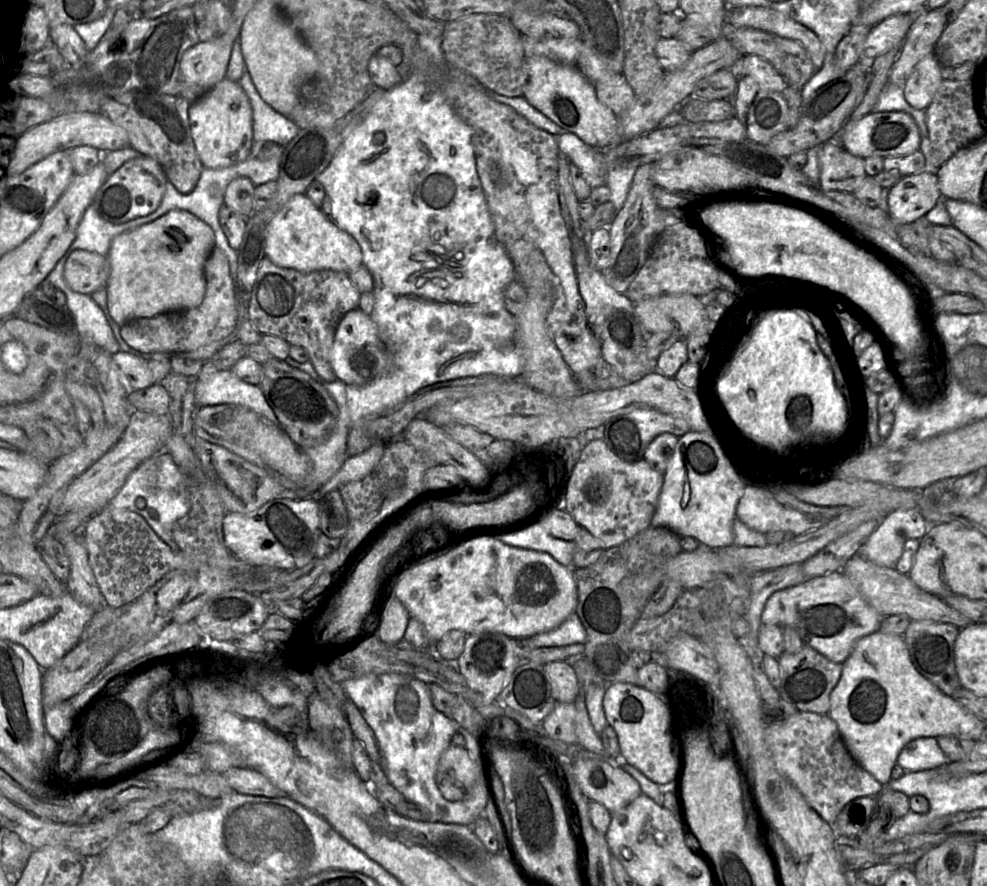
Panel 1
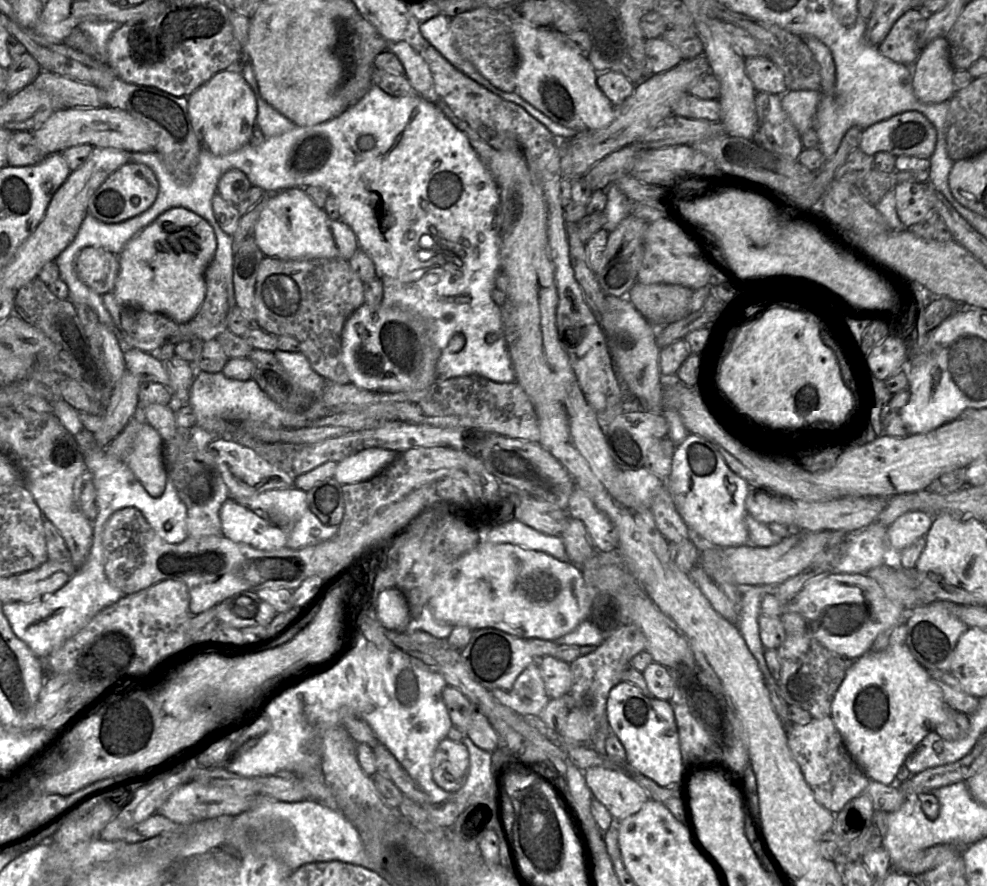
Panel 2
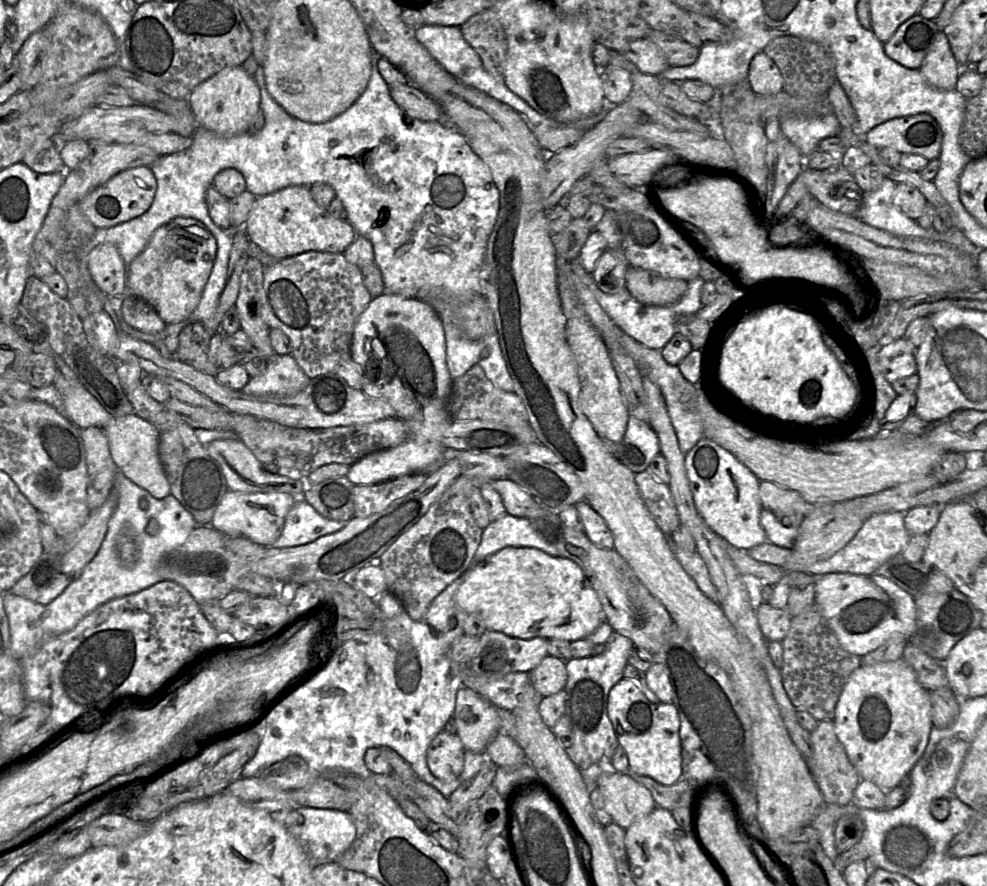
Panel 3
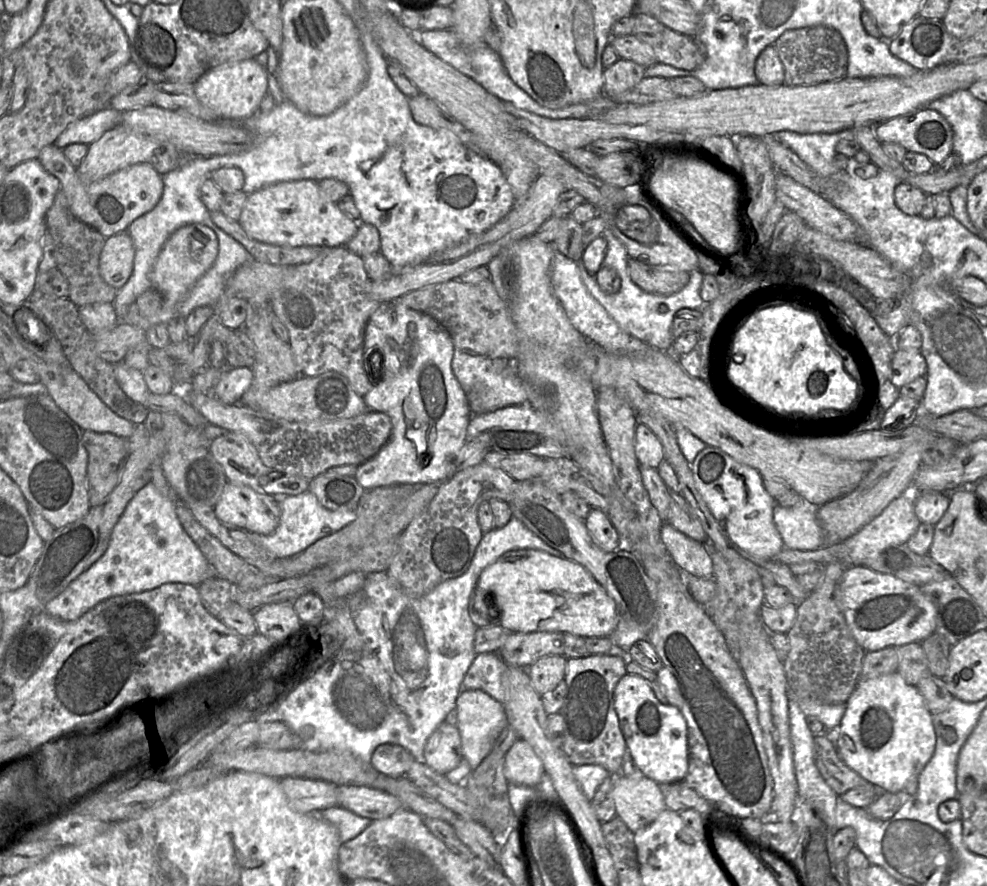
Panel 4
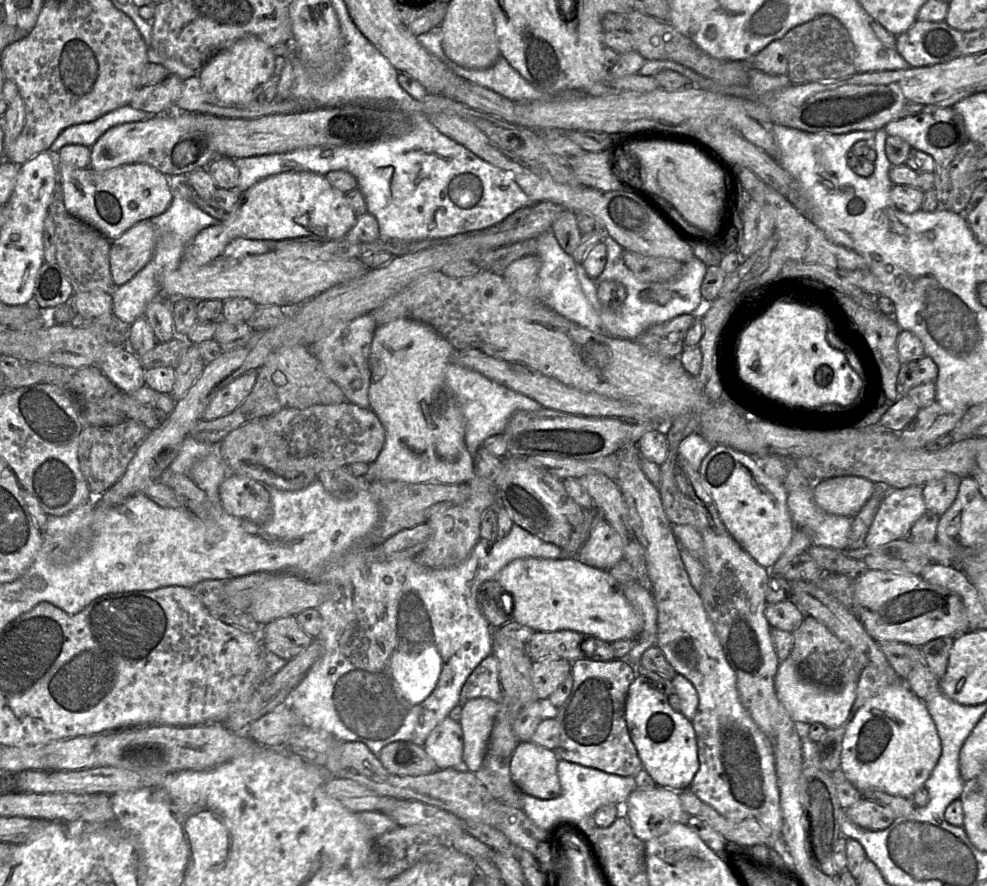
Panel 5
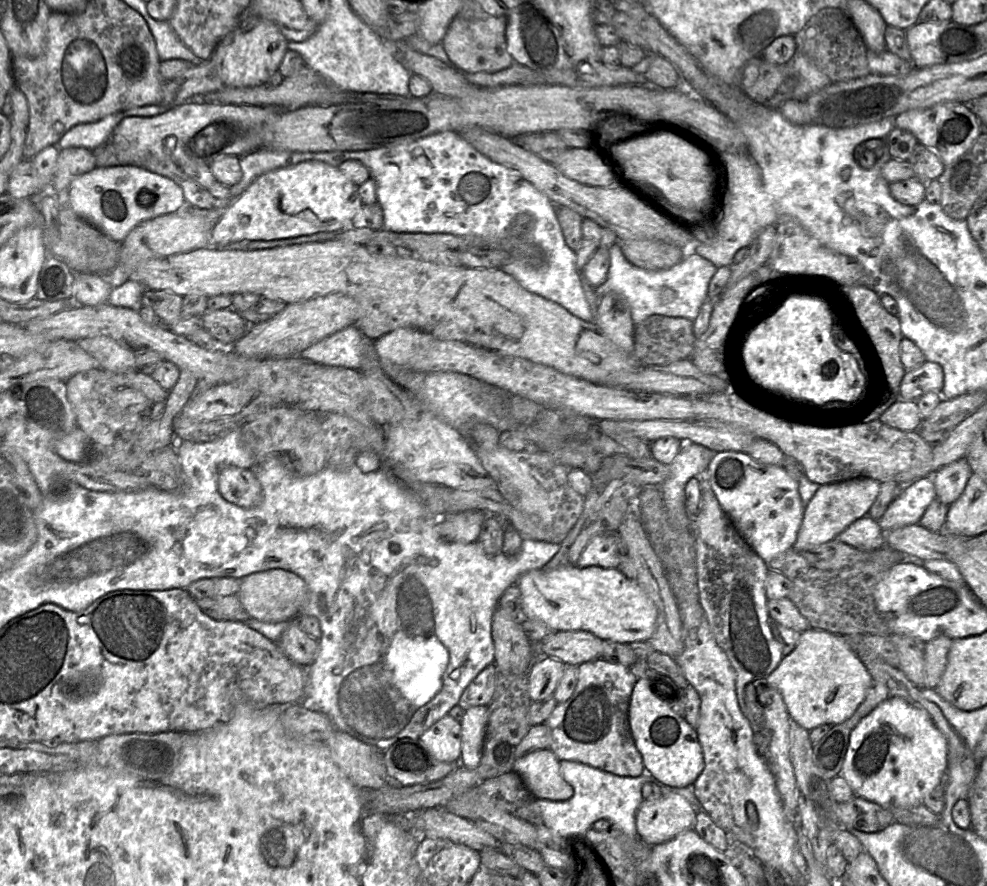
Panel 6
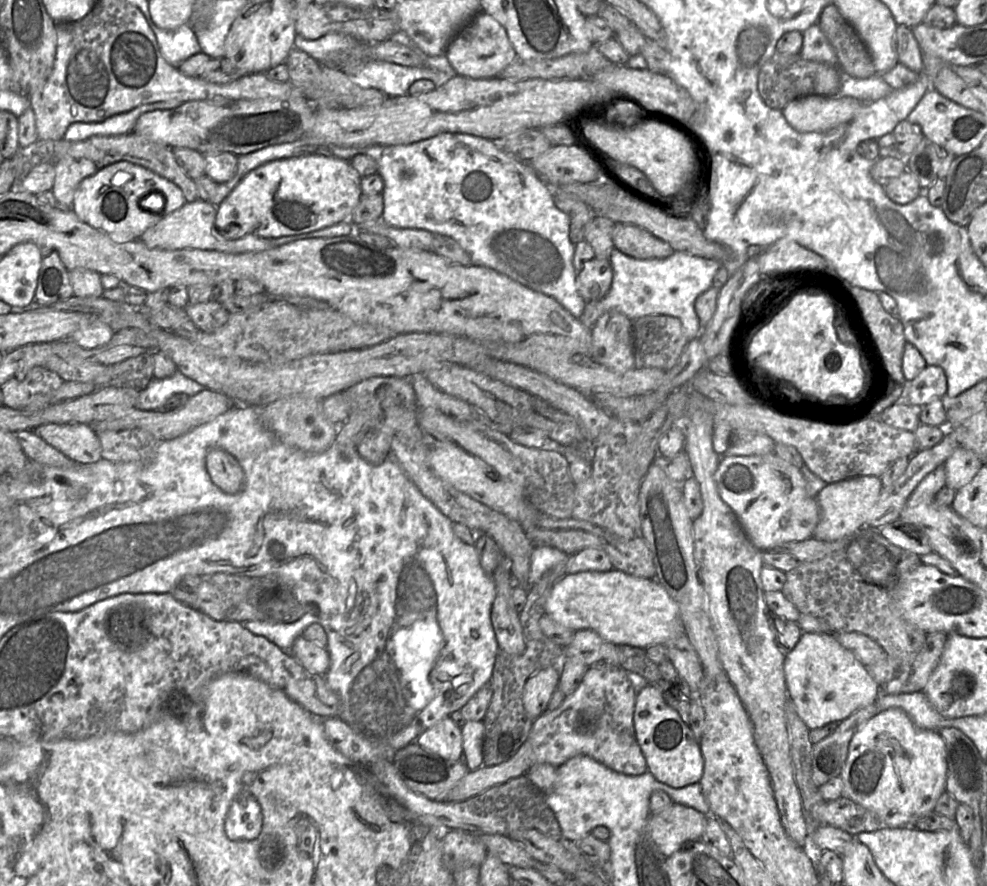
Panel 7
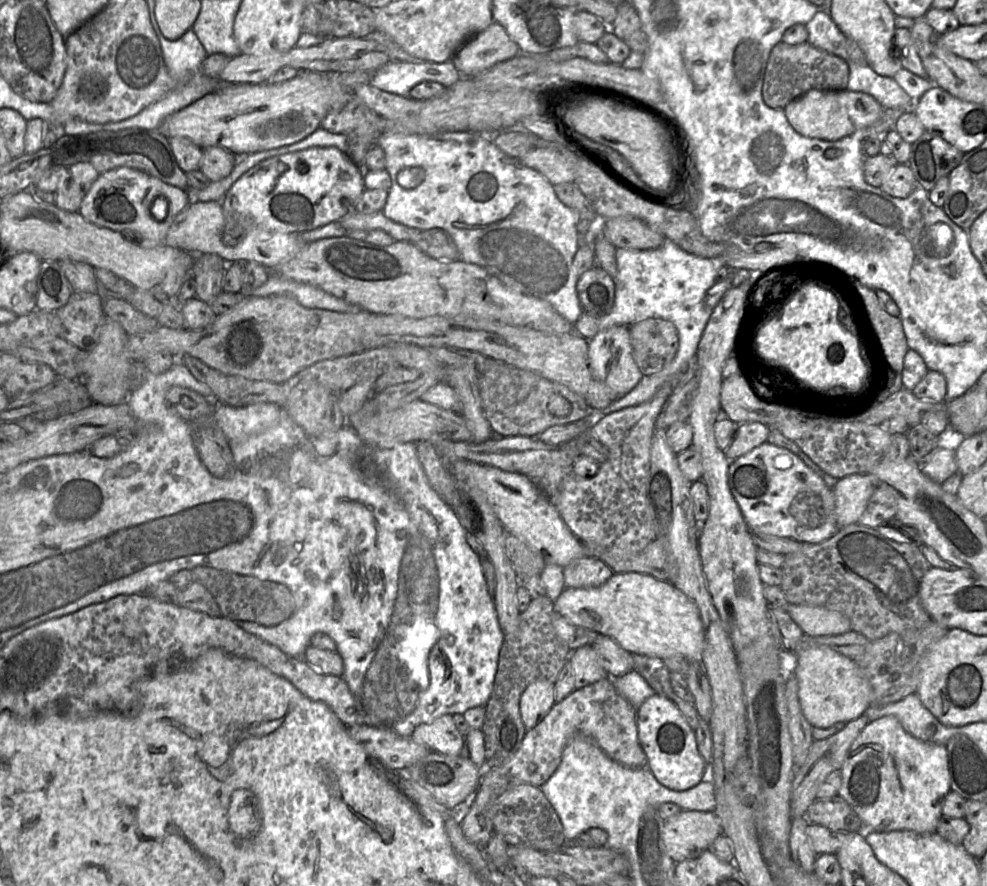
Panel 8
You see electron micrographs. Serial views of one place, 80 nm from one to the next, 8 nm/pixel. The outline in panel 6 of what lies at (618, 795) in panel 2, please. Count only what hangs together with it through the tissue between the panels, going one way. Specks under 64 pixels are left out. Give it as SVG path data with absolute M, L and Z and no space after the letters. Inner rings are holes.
M665 793L657 800L644 800L636 813L638 838L646 845L653 846L665 843L678 834L693 830L697 808L676 793Z

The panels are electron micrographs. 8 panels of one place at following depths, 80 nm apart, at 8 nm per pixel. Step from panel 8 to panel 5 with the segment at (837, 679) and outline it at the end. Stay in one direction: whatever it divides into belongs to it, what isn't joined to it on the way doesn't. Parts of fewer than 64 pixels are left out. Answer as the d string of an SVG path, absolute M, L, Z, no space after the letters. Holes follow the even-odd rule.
M791 655L780 662L774 676L774 687L790 718L805 724L821 723L827 729L846 725L857 697L858 679L846 684L826 684L805 678Z

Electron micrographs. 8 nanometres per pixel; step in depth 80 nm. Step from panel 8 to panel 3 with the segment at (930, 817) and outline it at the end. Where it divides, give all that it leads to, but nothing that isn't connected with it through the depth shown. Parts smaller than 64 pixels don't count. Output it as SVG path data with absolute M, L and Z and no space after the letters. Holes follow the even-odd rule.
M903 658L870 666L861 664L849 677L835 708L836 735L862 780L869 780L884 791L900 785L902 778L923 755L933 727L930 691L918 682L913 669Z

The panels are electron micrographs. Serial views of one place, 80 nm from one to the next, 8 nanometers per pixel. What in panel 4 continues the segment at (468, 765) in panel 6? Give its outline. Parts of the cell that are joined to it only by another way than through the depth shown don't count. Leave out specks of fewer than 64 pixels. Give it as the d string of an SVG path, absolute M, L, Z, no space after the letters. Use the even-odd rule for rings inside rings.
M461 690L455 708L458 713L457 728L461 737L463 758L474 770L489 754L497 738L507 727L505 710L502 703L481 690Z

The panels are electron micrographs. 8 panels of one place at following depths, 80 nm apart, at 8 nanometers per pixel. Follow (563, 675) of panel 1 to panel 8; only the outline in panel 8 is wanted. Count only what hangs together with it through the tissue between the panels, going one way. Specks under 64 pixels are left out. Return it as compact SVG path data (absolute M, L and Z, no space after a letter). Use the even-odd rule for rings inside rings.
M536 681L529 684L520 698L520 713L528 730L539 724L555 704L555 684Z

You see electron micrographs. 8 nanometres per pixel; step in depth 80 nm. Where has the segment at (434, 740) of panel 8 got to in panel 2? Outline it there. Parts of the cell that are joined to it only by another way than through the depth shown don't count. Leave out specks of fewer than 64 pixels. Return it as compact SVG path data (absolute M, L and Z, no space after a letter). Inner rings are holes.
M443 739L432 760L432 776L438 787L455 793L465 784L469 772L470 758L463 742Z

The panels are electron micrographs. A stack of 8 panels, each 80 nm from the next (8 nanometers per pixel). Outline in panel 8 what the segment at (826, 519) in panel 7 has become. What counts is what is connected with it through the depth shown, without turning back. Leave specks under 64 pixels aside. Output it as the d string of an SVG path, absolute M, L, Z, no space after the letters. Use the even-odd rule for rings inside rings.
M852 474L838 479L833 487L839 527L858 523L876 488L874 476Z

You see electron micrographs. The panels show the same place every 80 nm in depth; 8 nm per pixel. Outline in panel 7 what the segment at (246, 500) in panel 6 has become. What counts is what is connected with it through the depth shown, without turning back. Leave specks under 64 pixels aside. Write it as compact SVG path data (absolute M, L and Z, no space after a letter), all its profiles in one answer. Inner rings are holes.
M213 448L206 455L206 469L212 482L227 494L239 493L245 475L238 461L228 452Z

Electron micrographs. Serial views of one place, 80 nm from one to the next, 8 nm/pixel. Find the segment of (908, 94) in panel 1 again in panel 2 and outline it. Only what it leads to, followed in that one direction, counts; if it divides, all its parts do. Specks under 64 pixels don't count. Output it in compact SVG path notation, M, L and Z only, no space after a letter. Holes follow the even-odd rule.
M945 37L928 43L912 66L912 85L915 96L923 103L948 101L955 92L954 67L949 58Z

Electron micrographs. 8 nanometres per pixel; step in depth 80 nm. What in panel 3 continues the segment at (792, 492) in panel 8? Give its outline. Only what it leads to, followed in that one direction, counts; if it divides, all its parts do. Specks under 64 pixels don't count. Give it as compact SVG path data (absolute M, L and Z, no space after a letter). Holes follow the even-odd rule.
M702 438L684 454L686 475L695 507L706 525L726 543L744 550L767 542L760 524L760 480L732 453Z

